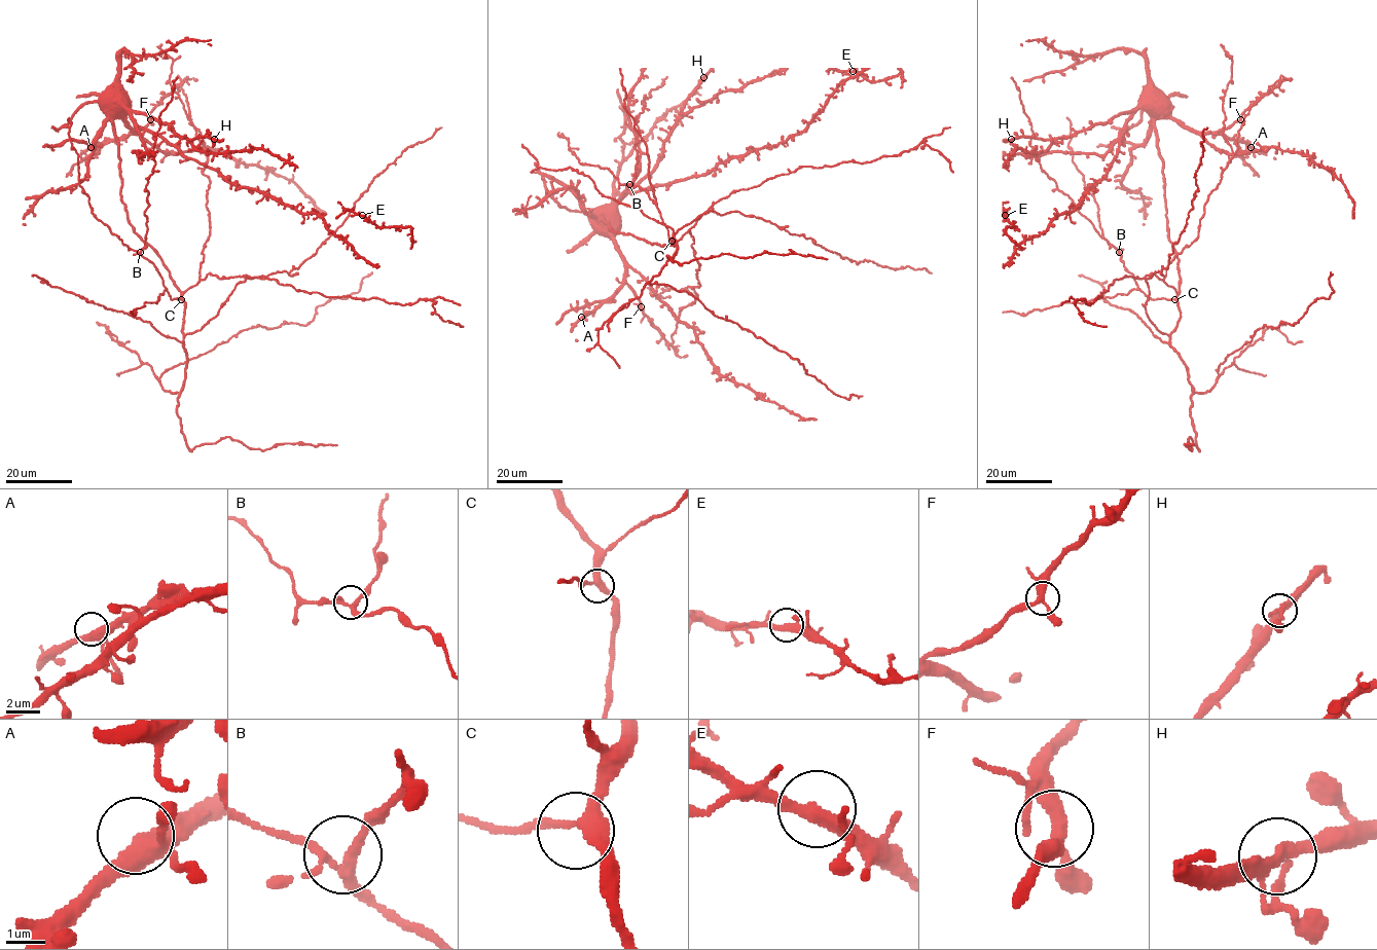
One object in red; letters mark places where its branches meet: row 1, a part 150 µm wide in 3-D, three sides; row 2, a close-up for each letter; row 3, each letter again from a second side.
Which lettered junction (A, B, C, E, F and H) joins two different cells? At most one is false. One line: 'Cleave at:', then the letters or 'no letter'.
Cleave at: no letter

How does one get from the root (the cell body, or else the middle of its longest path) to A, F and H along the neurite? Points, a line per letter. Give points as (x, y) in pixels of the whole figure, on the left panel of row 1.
A: (112, 110), (135, 134), (91, 147)
F: (112, 110), (135, 133), (150, 119)
H: (112, 110), (118, 112), (131, 108), (145, 112), (188, 139), (214, 139)

